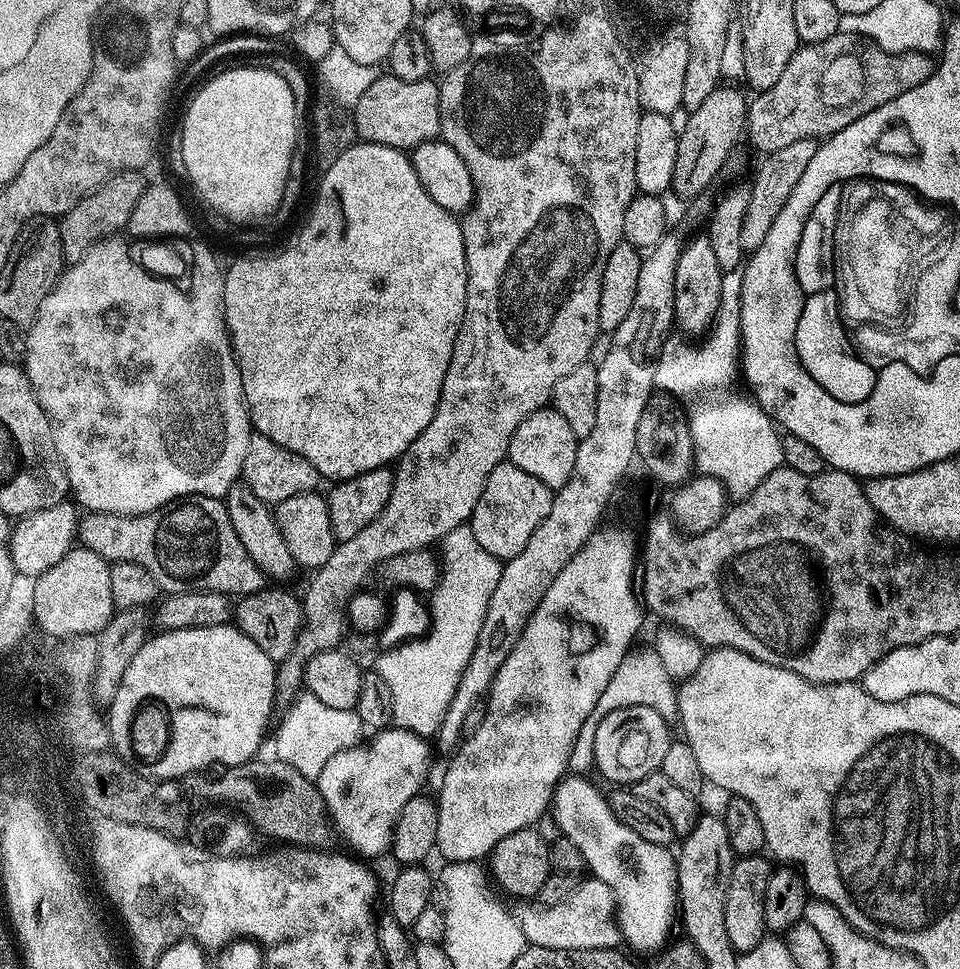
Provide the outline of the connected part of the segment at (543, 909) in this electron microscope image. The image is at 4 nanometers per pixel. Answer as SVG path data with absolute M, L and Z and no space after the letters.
M595 878L581 879L575 892L571 892L560 904L520 902L514 915L520 923L527 943L534 948L554 950L592 950L616 948L621 943L620 926L616 919L616 900L610 886Z

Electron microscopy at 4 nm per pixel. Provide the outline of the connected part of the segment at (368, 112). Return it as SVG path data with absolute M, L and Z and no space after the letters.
M381 74L358 98L354 106L356 135L361 141L401 150L417 148L422 142L440 136L440 86L435 79L402 82L402 78Z

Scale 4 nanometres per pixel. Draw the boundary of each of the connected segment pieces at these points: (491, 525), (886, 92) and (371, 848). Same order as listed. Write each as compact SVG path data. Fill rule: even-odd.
M507 462L494 466L494 470L490 470L490 478L486 478L486 486L482 486L482 498L478 498L478 506L474 506L470 521L478 546L482 546L486 554L494 554L501 562L522 554L526 542L530 542L530 534L534 534L542 518L550 514L553 495L553 489L538 482L534 474L518 470L518 466Z
M837 32L826 38L826 42L797 48L778 82L749 103L747 137L752 138L760 154L782 150L782 146L799 140L819 141L870 114L870 110L886 106L898 94L922 86L932 71L934 60L929 53L887 52L865 36Z
M389 726L377 731L372 741L361 742L334 754L315 777L314 783L320 789L322 802L327 812L327 819L357 857L380 856L392 847L392 828L398 822L398 814L402 814L402 806L410 802L410 798L421 795L424 775L428 772L429 741L417 732L408 732L404 728Z

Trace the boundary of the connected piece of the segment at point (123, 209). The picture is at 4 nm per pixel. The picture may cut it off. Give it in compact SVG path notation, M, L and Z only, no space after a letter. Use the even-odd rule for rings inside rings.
M134 171L118 172L115 176L109 176L89 196L80 199L65 216L59 217L65 261L81 260L97 240L103 240L109 234L119 233L116 232L119 228L120 231L127 229L130 214L134 214L134 205L138 202L138 198L142 198L146 187L146 180L140 175L139 171Z

